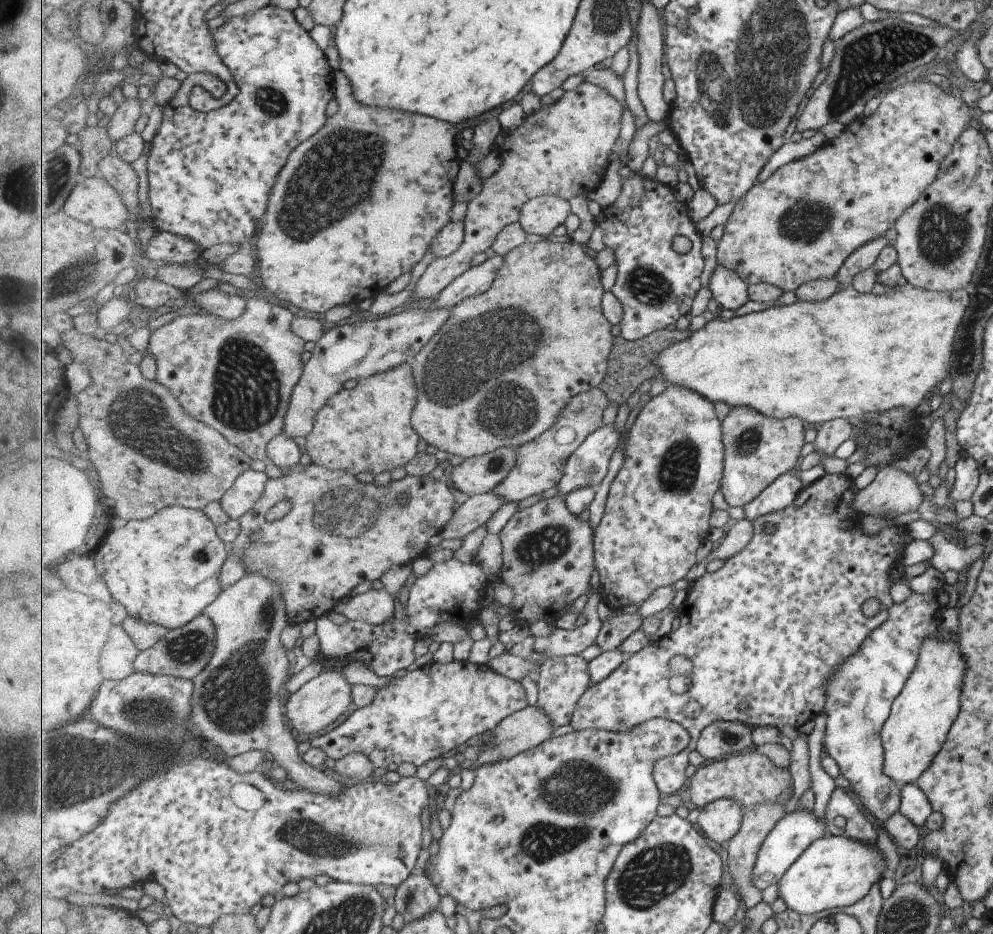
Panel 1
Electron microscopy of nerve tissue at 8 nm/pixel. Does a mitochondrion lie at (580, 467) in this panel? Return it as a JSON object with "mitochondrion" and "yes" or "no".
{"mitochondrion":"no"}

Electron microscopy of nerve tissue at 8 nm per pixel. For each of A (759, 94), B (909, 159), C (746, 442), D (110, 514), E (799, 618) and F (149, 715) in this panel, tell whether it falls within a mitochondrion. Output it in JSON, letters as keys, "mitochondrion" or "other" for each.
{"A":"mitochondrion","B":"other","C":"mitochondrion","D":"other","E":"mitochondrion","F":"mitochondrion"}

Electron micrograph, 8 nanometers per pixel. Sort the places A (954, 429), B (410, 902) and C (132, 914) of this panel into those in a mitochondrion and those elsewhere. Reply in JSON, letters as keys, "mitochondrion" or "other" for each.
{"A":"other","B":"mitochondrion","C":"other"}

